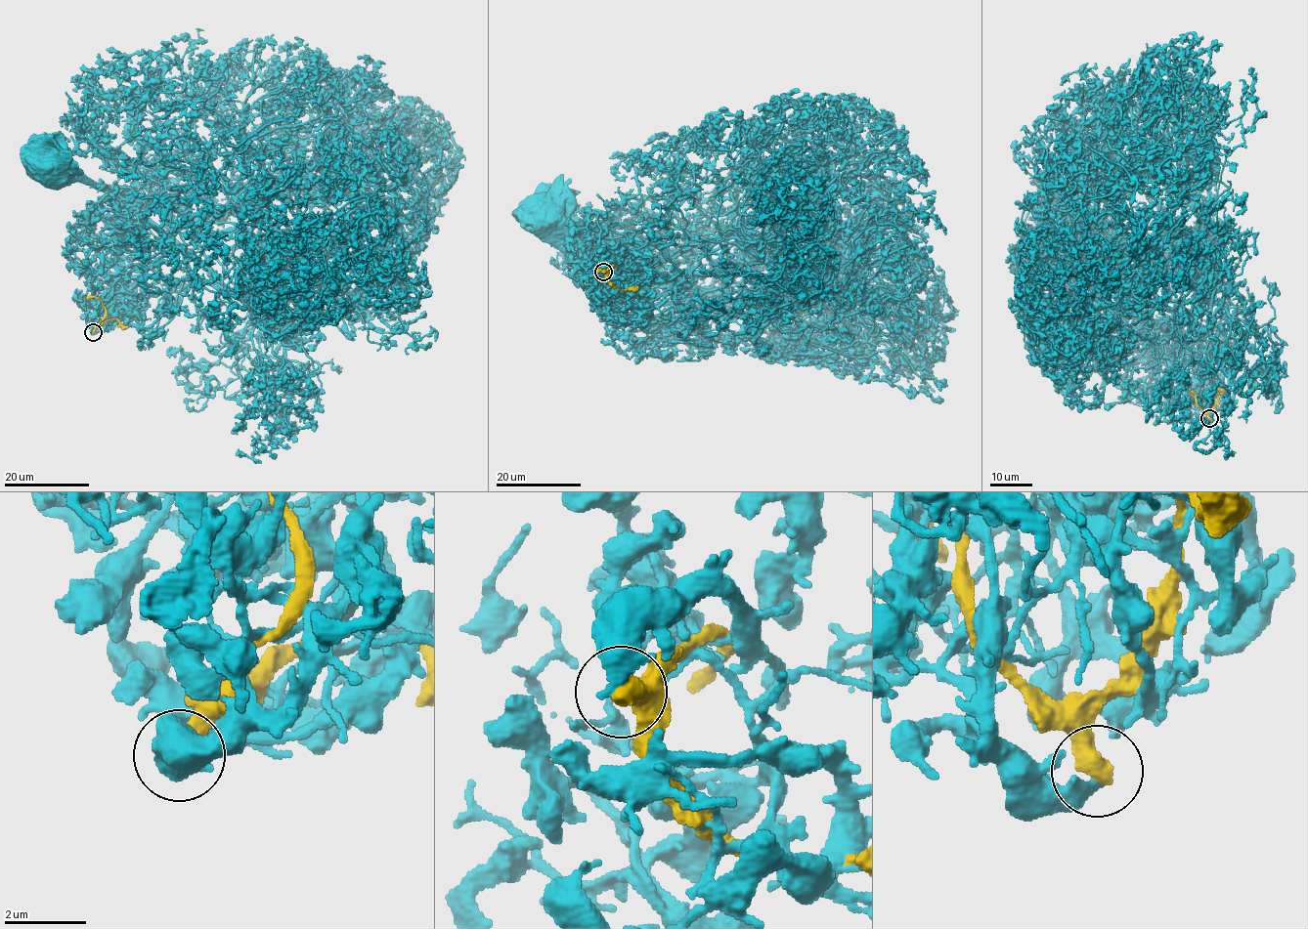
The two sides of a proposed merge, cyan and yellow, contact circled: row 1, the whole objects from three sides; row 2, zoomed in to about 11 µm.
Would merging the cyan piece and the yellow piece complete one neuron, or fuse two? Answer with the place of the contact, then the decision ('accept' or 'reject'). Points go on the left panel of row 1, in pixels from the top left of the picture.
at (93, 332); reject

